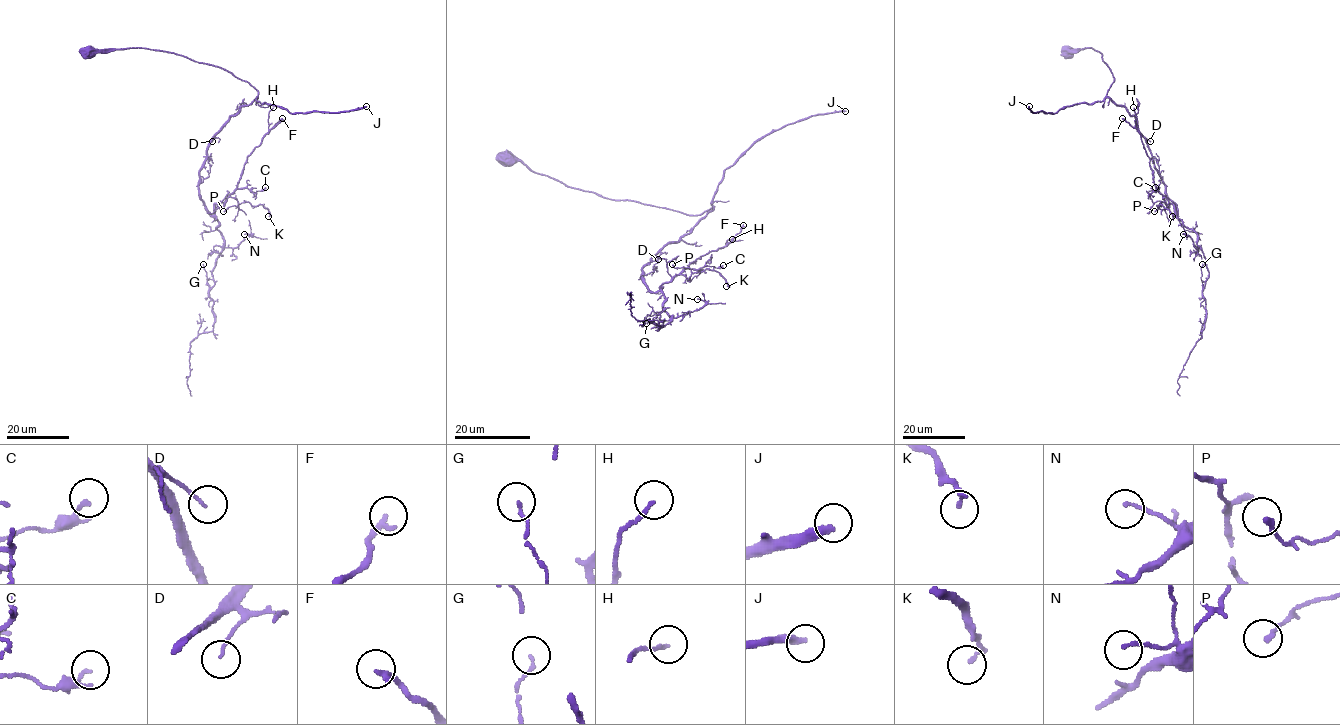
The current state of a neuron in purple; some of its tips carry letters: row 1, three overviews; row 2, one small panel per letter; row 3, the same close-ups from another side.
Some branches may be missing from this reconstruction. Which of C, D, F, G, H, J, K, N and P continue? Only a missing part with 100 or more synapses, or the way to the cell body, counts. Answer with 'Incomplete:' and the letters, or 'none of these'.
Incomplete: J

